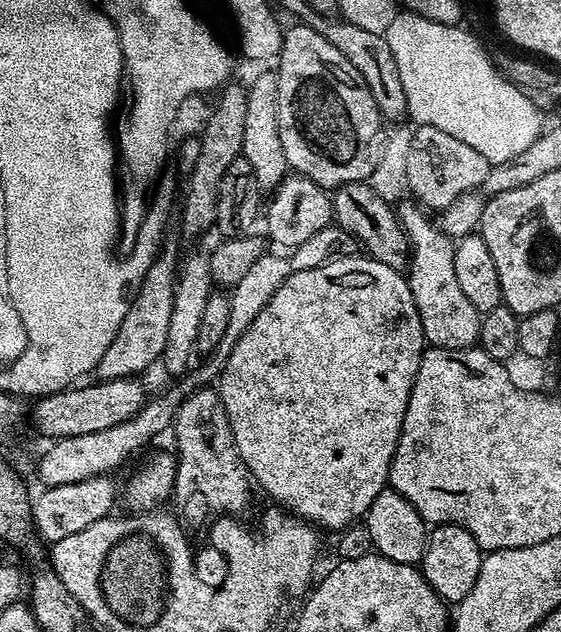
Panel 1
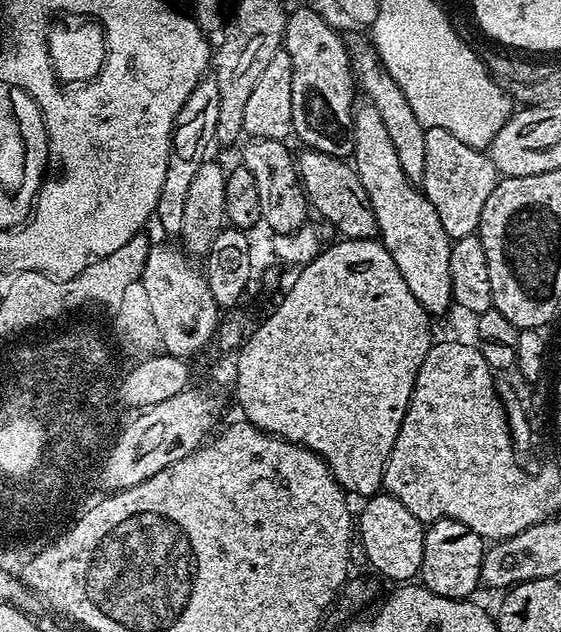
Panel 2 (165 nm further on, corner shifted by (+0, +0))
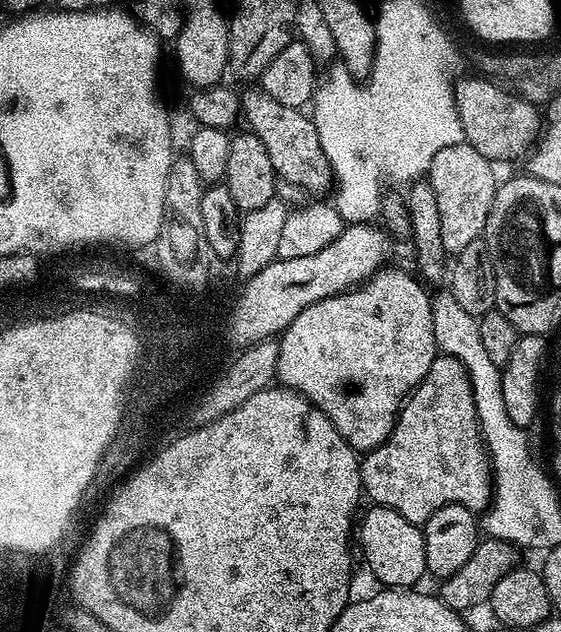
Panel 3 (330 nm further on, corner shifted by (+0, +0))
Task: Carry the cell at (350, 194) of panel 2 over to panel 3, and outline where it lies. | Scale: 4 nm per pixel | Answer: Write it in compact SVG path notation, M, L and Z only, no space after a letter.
M259 87L245 88L248 89L240 92L240 110L243 119L245 121L248 119L247 127L251 133L265 144L275 175L283 183L285 180L286 183L293 184L304 192L324 192L327 188L329 191L334 184L332 167L322 150L318 130L311 115L305 114L299 108L282 106L282 102L270 98L270 94L266 94Z

